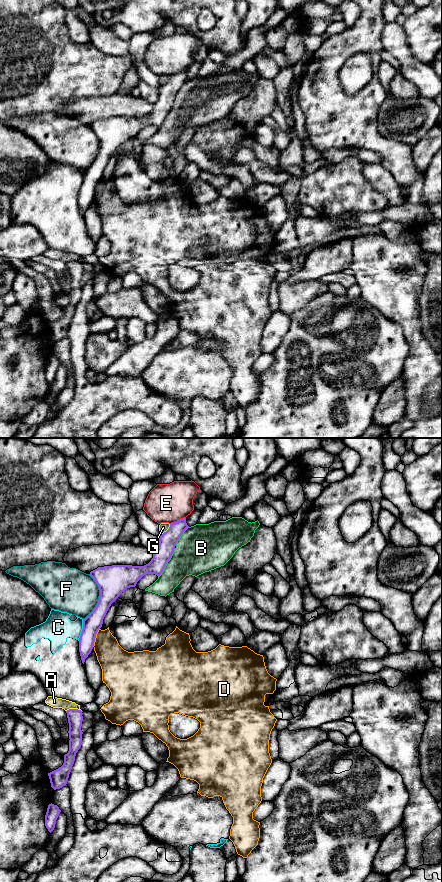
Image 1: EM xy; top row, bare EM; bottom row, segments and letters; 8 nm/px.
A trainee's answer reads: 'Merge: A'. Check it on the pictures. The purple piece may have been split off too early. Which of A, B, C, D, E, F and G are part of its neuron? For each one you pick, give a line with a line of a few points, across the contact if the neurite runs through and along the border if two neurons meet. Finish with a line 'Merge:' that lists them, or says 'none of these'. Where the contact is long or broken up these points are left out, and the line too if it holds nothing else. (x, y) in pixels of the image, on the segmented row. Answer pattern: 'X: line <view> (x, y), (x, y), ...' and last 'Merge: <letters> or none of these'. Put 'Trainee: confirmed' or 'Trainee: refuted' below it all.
Merge: none of these
Trainee: refuted

